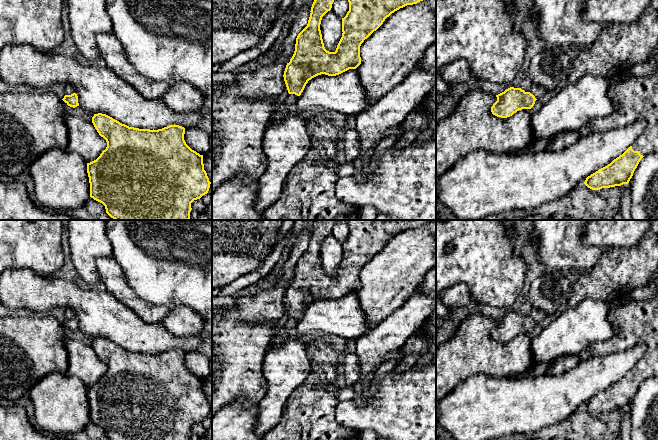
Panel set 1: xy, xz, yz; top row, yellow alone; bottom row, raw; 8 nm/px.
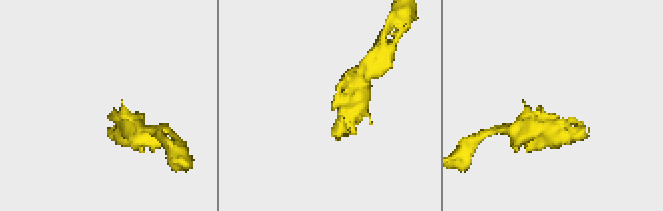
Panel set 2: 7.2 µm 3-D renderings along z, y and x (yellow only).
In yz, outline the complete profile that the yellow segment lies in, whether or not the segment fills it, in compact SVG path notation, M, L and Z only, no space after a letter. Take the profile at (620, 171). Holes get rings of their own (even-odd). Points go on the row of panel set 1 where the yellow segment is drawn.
M658 69L649 76L627 76L611 84L608 95L613 103L613 112L603 118L594 118L578 130L579 139L599 131L626 127L644 119L646 128L637 140L622 155L607 166L588 176L584 184L592 190L628 184L640 160L649 154L658 153Z

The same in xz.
M314 0L307 26L296 38L295 51L284 71L284 81L289 94L300 96L306 84L312 78L325 74L339 75L349 69L356 69L361 64L360 46L376 31L392 13L407 5L423 0L348 0L349 11L342 18L342 37L335 52L325 49L320 24L322 17L331 10L334 0Z

